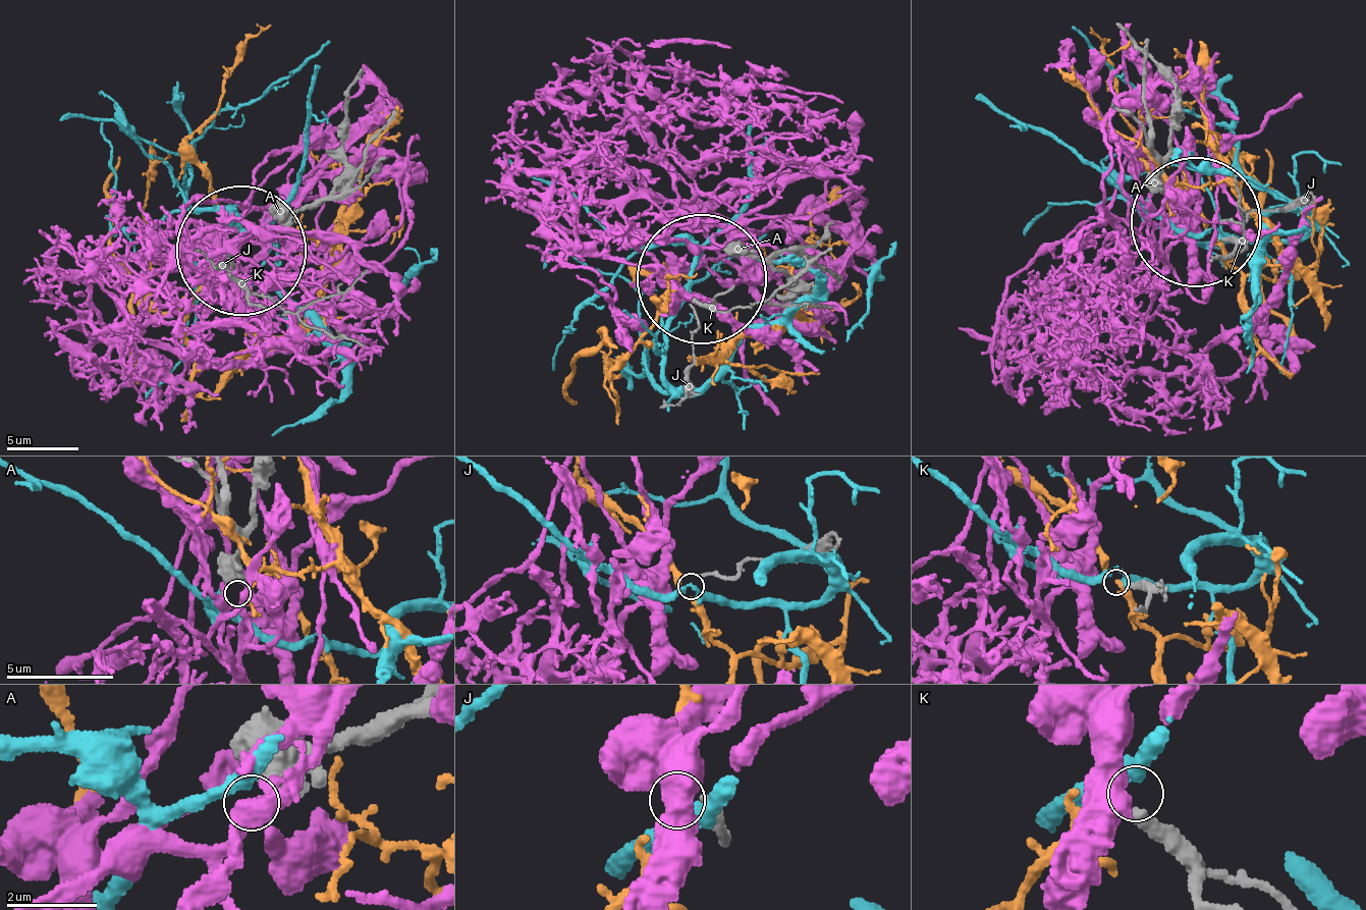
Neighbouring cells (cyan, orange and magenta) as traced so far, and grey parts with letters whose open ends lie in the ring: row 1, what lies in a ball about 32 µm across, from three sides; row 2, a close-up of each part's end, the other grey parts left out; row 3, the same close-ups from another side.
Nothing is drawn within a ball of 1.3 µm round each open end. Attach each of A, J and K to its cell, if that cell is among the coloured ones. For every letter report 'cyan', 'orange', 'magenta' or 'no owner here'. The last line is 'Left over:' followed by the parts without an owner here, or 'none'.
A: magenta
J: orange
K: no owner here
Left over: K

